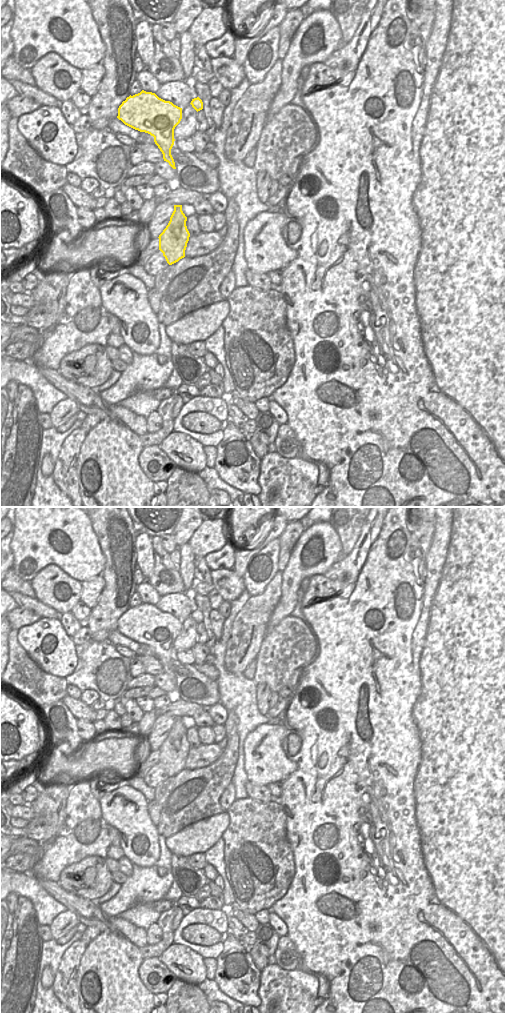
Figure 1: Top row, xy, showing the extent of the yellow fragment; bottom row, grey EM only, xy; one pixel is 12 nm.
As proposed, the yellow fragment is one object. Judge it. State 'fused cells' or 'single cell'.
single cell

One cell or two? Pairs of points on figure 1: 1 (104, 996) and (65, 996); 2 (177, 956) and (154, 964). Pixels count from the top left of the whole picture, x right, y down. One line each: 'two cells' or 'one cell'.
1: two cells
2: two cells

